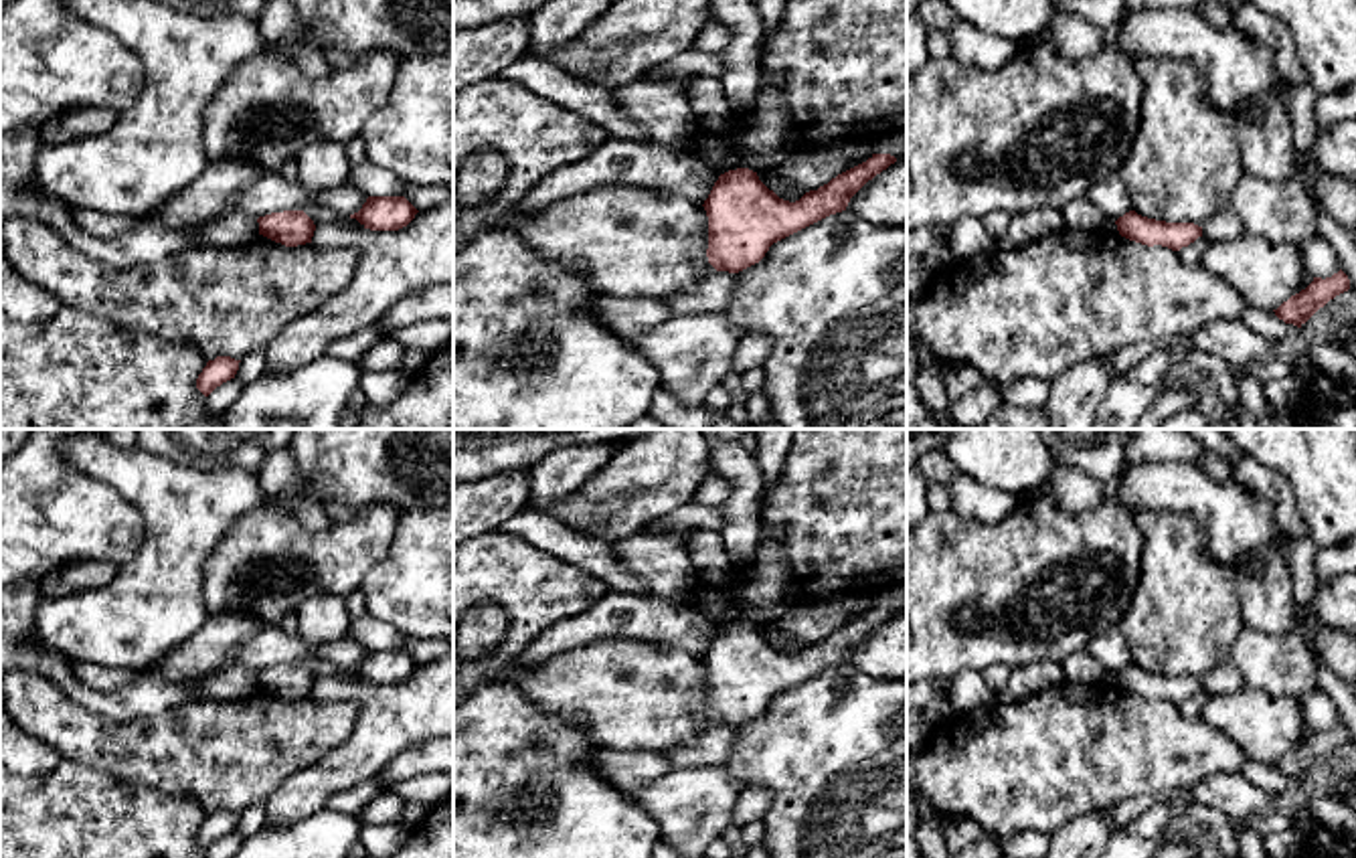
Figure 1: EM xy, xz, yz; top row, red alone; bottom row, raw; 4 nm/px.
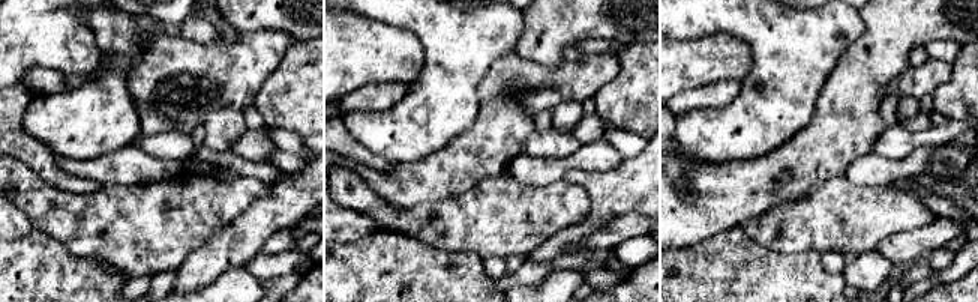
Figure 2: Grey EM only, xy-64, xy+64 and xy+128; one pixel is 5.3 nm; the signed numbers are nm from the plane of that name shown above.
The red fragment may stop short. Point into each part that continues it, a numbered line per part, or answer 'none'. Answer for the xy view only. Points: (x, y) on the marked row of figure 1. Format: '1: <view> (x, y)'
none

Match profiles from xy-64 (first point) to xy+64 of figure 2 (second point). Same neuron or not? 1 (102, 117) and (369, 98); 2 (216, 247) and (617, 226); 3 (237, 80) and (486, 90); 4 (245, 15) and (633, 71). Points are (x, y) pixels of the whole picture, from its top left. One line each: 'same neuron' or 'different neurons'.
1: different neurons
2: different neurons
3: same neuron
4: different neurons

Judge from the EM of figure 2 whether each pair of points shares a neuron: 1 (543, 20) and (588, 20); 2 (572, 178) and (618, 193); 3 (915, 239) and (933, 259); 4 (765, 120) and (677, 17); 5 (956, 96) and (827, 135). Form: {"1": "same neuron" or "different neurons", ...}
{"1": "same neuron", "2": "same neuron", "3": "different neurons", "4": "same neuron", "5": "different neurons"}

